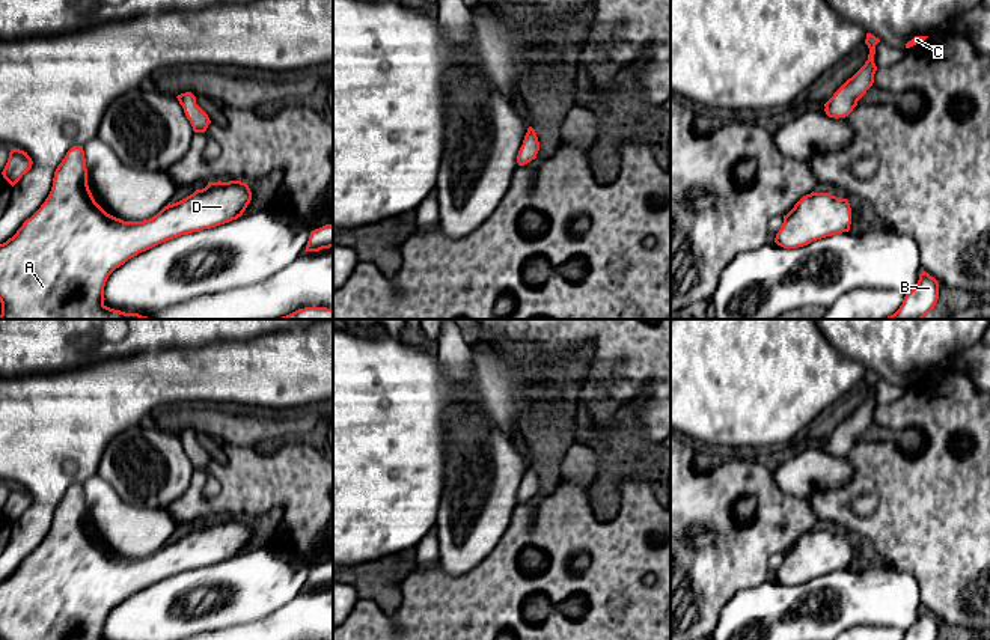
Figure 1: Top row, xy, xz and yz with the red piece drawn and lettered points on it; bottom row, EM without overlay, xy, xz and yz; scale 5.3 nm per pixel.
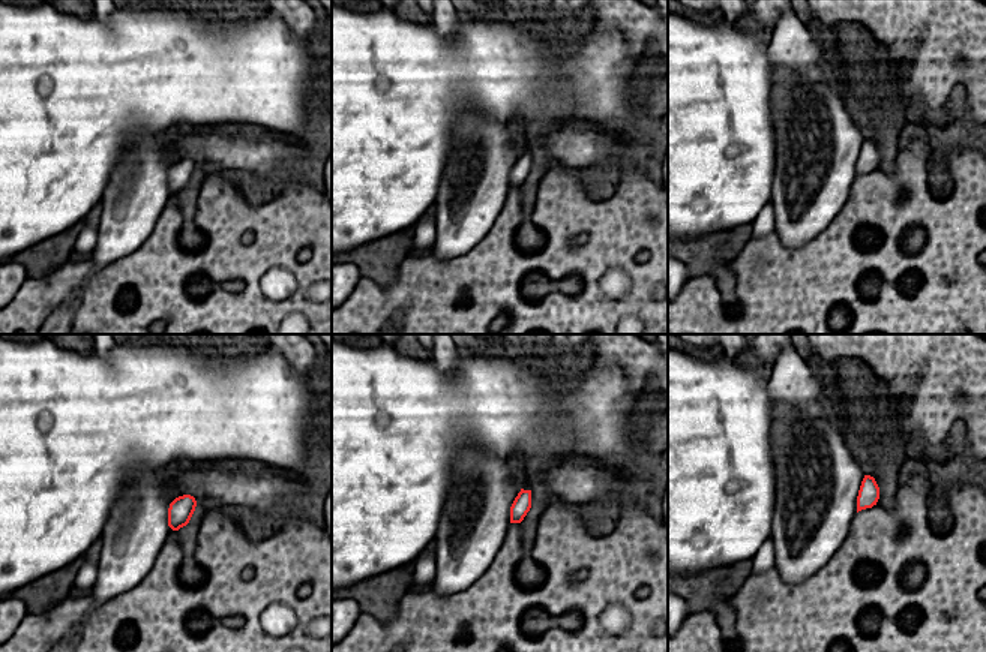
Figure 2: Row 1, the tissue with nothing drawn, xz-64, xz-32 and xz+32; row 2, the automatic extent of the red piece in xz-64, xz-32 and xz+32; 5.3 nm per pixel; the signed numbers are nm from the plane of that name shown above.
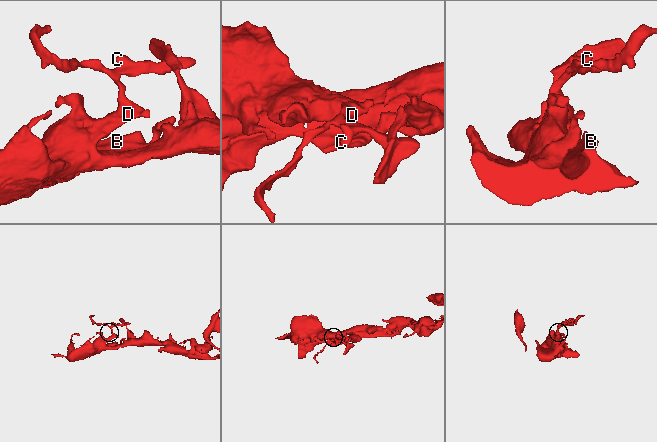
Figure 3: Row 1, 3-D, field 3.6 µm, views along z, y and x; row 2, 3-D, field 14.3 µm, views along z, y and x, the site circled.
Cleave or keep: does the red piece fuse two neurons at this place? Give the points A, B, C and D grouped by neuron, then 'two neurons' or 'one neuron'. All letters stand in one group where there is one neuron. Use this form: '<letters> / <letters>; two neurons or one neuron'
A B C D; one neuron

